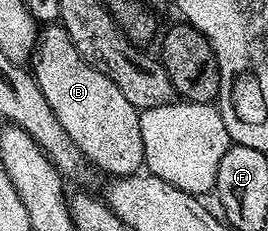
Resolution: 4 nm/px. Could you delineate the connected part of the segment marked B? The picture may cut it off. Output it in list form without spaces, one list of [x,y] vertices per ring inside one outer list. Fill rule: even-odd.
[[[48,23],[39,30],[35,65],[34,76],[42,95],[46,95],[46,103],[50,103],[50,111],[58,115],[58,123],[66,127],[66,135],[82,147],[93,166],[101,174],[112,173],[108,175],[113,178],[139,174],[144,169],[141,110],[136,109],[102,71],[78,55],[78,47],[74,47],[63,25]]]

